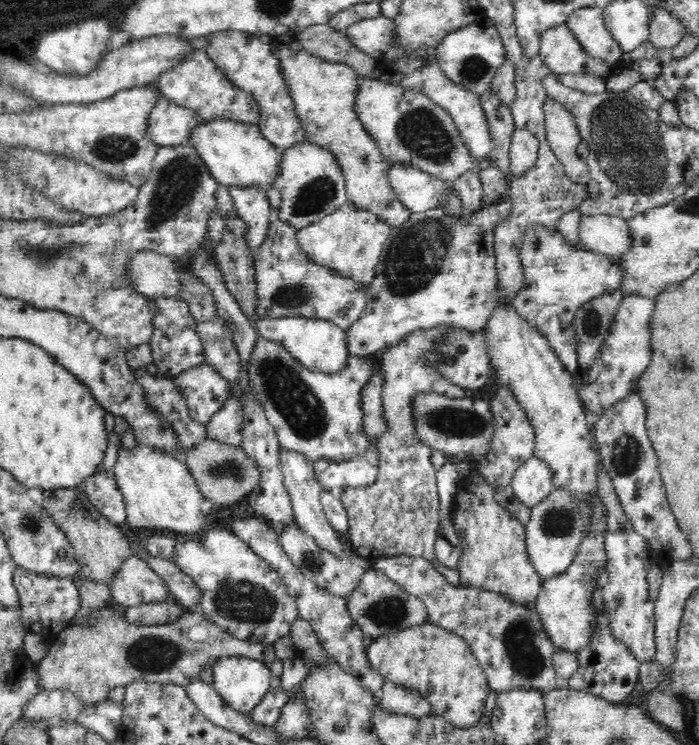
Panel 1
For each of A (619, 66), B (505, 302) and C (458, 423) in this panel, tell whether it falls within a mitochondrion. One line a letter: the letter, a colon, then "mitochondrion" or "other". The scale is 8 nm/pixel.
A: other
B: other
C: mitochondrion

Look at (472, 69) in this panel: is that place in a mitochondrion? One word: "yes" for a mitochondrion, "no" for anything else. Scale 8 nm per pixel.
yes

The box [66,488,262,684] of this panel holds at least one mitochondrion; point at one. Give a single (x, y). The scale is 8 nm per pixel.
(150, 654)

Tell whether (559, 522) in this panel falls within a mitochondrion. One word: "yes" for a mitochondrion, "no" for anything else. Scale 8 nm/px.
yes

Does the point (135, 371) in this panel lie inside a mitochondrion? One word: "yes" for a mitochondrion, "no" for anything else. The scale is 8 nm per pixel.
no

